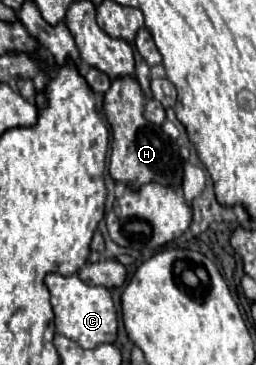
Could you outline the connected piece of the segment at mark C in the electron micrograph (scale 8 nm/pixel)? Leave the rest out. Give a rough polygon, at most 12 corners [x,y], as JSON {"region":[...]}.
{"region":[[49,274],[55,328],[83,348],[117,338],[105,286]]}

